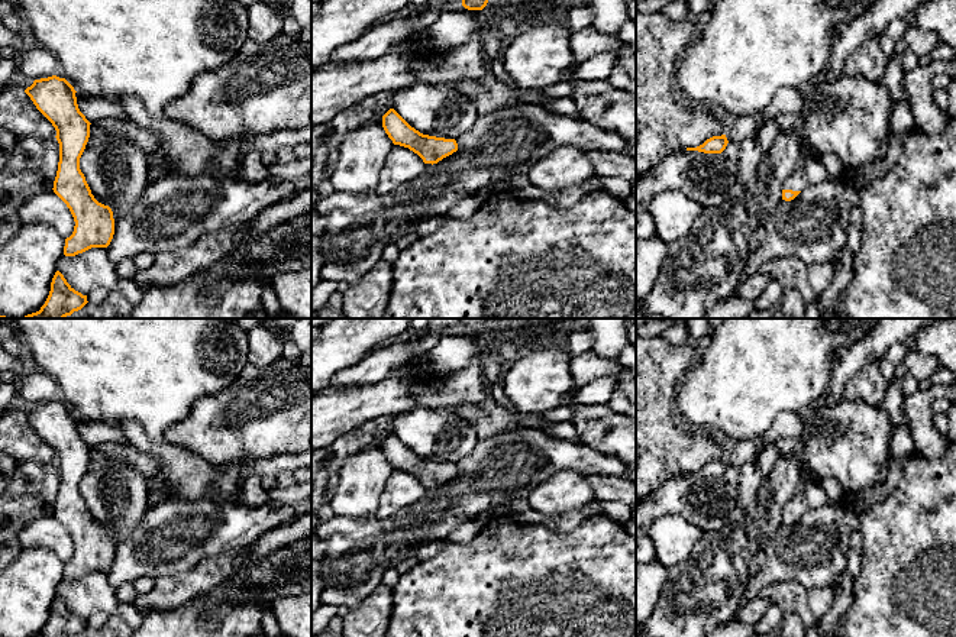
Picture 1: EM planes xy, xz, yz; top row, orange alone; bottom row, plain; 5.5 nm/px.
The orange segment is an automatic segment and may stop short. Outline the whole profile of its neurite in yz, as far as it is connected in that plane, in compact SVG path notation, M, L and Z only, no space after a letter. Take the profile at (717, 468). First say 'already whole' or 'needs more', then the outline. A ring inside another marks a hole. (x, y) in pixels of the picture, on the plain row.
already whole; M726 459L713 460L713 462L707 463L703 469L700 469L697 472L687 472L687 475L698 475L698 476L704 476L704 478L721 478L726 473L727 468L729 468L729 465L726 462Z

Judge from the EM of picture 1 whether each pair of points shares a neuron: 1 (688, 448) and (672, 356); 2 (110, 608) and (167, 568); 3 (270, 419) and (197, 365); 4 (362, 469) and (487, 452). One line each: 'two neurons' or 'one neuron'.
1: one neuron
2: two neurons
3: two neurons
4: two neurons

